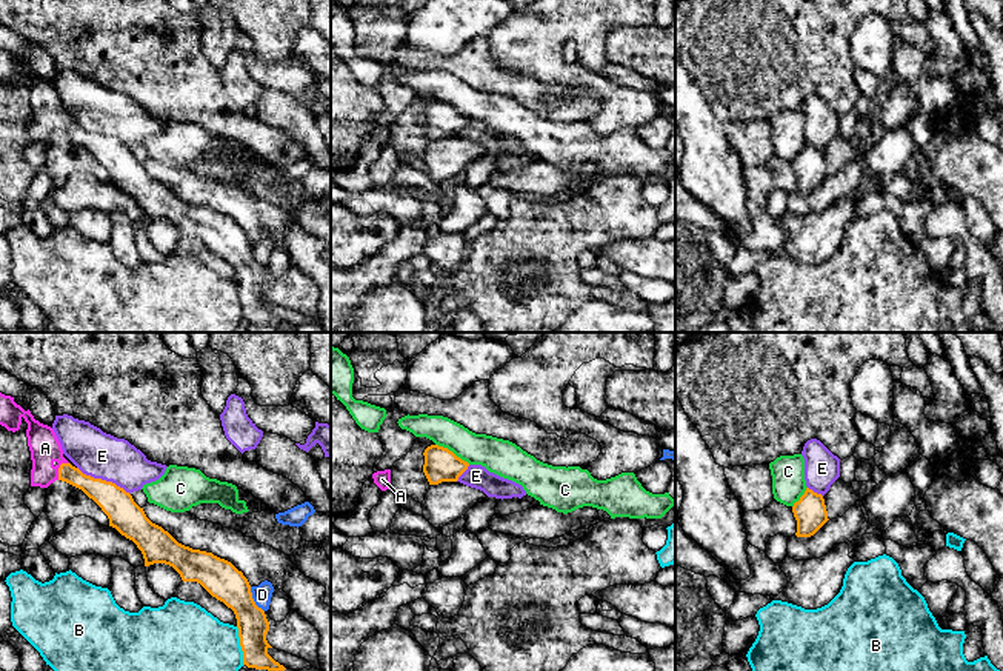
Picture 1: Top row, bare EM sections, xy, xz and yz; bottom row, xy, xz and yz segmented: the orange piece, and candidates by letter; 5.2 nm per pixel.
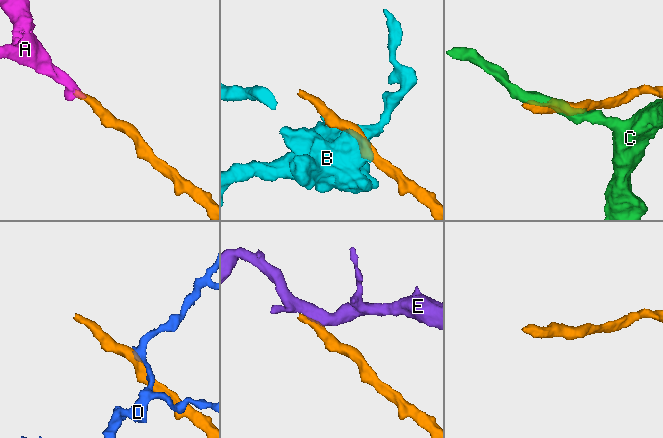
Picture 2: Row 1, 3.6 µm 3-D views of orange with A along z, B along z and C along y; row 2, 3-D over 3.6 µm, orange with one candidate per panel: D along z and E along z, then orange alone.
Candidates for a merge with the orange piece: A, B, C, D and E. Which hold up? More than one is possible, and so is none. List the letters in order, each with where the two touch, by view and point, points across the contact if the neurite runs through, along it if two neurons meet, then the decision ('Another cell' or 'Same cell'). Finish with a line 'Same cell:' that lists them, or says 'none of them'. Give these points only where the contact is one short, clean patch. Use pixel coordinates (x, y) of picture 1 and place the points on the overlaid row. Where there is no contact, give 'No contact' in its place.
A: Touches orange at xy (59, 468). Path across: xy (100, 491), (59, 468), (45, 448). Same cell
B: Touches orange at xy (240, 645). Another cell
C: Touches orange at xz (451, 451). Boundary: xz (436, 443), (451, 450), (469, 464). Another cell
D: Touches orange at xy (253, 599). Another cell
E: Touches orange at xy (103, 480). Boundary: xy (77, 467), (86, 474), (114, 482), (129, 494). Another cell
Same cell: A

